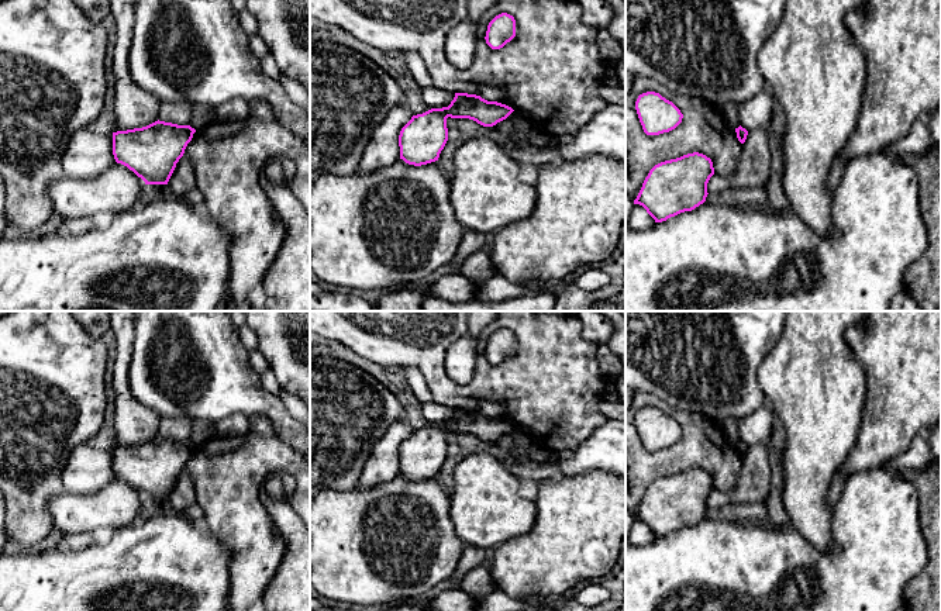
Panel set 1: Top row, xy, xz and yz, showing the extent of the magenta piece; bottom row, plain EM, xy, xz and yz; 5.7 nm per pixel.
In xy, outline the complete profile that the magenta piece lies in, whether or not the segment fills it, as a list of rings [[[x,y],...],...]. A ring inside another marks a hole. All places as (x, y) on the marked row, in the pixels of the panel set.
[[[155,121],[142,128],[113,132],[113,155],[145,184],[168,184],[194,128]]]

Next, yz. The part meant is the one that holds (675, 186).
[[[693,152],[655,165],[645,177],[634,204],[642,206],[655,222],[692,211],[706,201],[713,162]]]

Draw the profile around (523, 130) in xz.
[[[513,111],[506,120],[497,122],[496,125],[493,125],[494,128],[497,128],[499,125],[501,125],[503,122],[509,122],[511,125],[511,132],[513,132],[513,139],[524,149],[535,149],[534,145],[531,145],[528,141],[530,139],[535,139],[538,135],[541,135],[541,132],[534,127],[534,124],[531,122],[531,120],[528,120],[527,117],[524,117],[523,114],[520,114],[518,111]]]

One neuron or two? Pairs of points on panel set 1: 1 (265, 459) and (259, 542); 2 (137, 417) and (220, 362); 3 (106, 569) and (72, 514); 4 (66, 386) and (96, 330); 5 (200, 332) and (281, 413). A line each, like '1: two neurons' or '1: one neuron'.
1: one neuron
2: two neurons
3: two neurons
4: two neurons
5: one neuron

